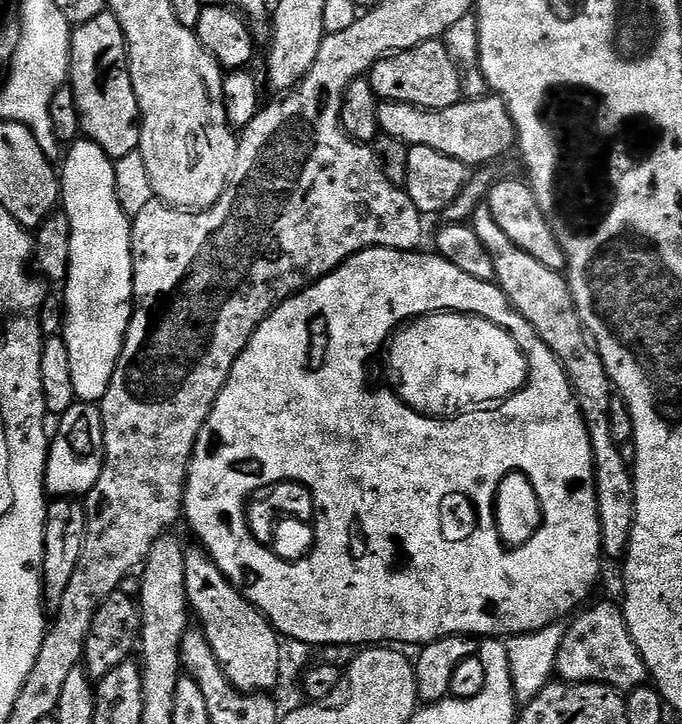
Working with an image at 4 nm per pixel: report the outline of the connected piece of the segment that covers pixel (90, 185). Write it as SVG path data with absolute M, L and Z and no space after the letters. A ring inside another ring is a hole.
M81 138L67 149L59 169L60 195L62 197L62 211L68 215L70 222L70 266L68 267L68 278L63 281L62 295L64 297L64 330L63 338L66 342L66 350L70 350L70 378L74 378L74 394L77 401L85 404L96 404L104 399L106 390L110 390L110 382L114 378L114 370L118 366L118 358L124 349L124 335L128 332L128 324L132 321L133 294L132 294L132 220L123 212L119 205L116 193L115 163L92 140Z

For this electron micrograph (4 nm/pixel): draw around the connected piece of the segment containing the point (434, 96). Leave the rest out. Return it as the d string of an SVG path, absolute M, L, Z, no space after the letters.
M427 40L425 44L420 44L416 48L384 57L372 67L370 79L374 94L384 102L412 104L416 108L445 108L461 103L462 100L461 69L458 67L457 61L450 55L449 45L440 40Z

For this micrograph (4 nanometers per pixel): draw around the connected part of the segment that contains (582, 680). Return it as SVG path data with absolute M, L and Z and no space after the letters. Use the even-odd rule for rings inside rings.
M596 604L589 612L583 612L564 629L555 675L569 684L605 684L617 688L621 694L645 687L649 679L648 668L644 665L638 646L634 646L630 638L621 605Z

